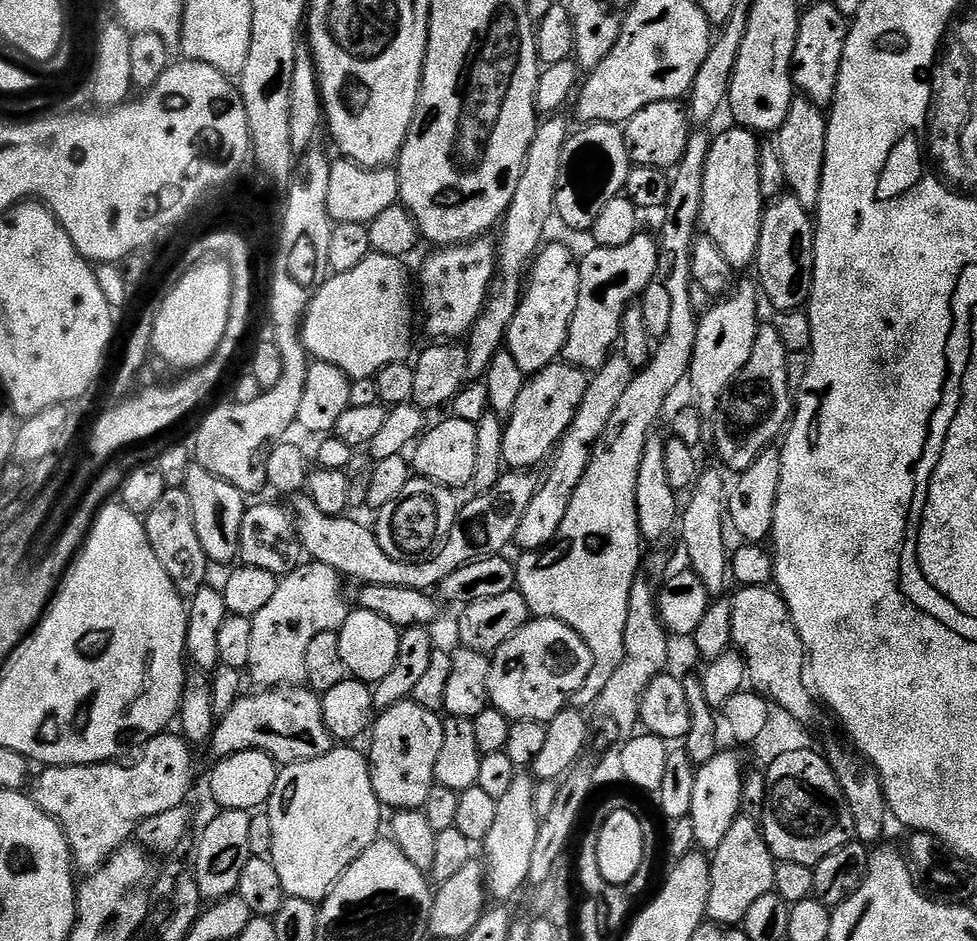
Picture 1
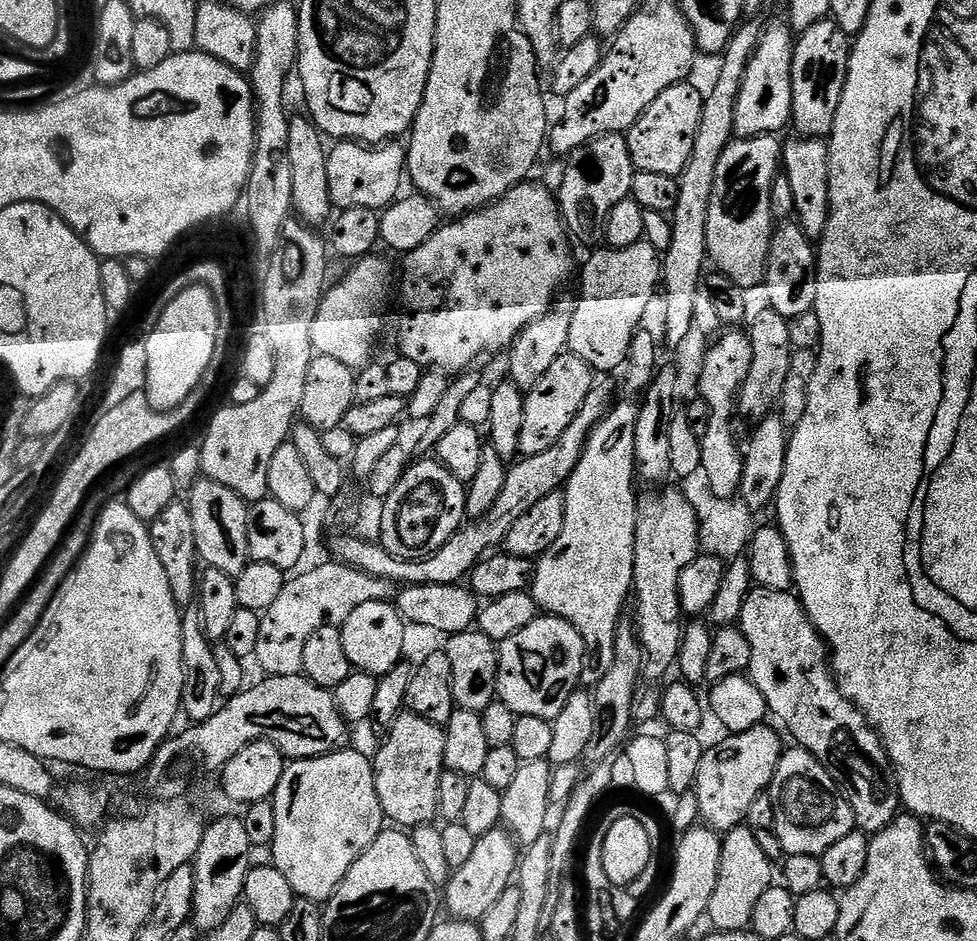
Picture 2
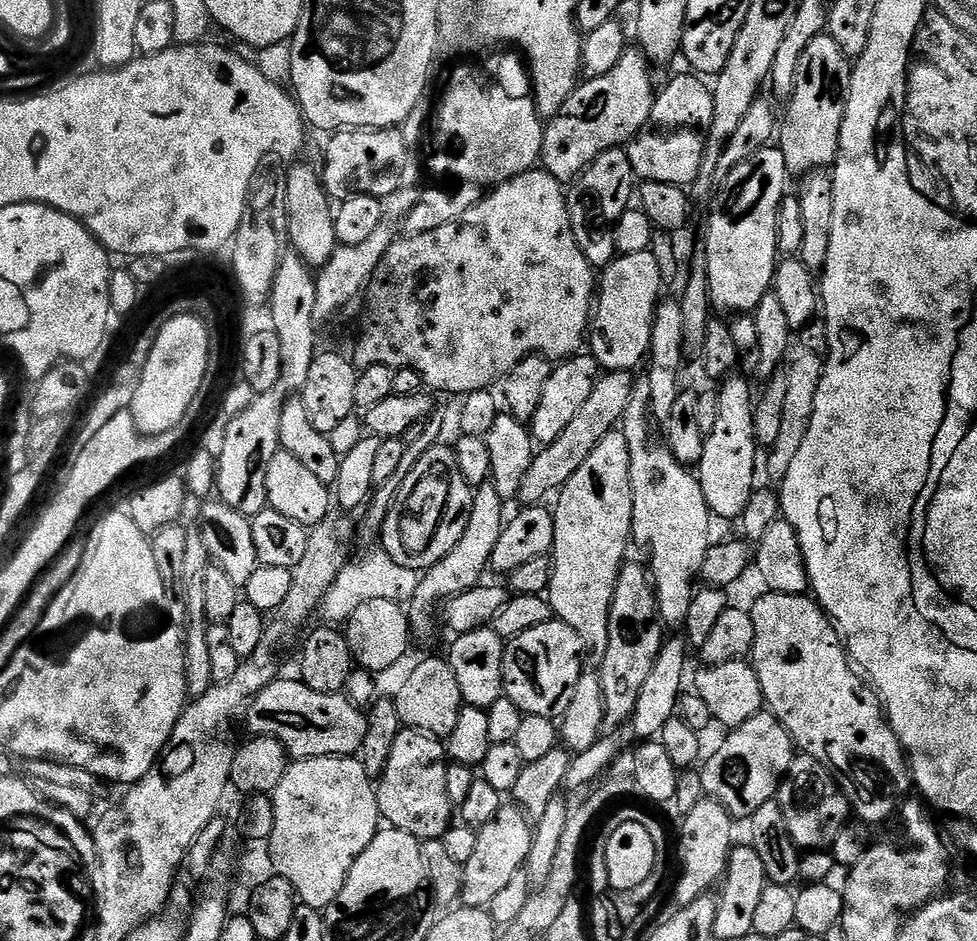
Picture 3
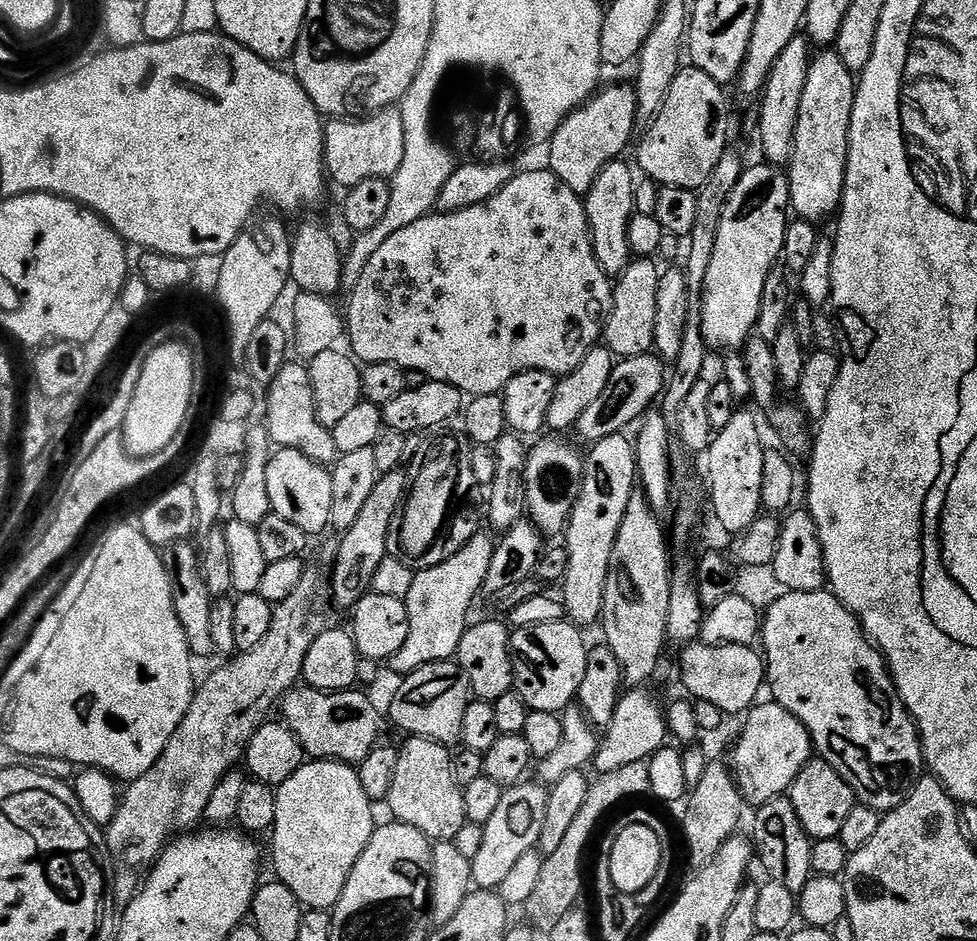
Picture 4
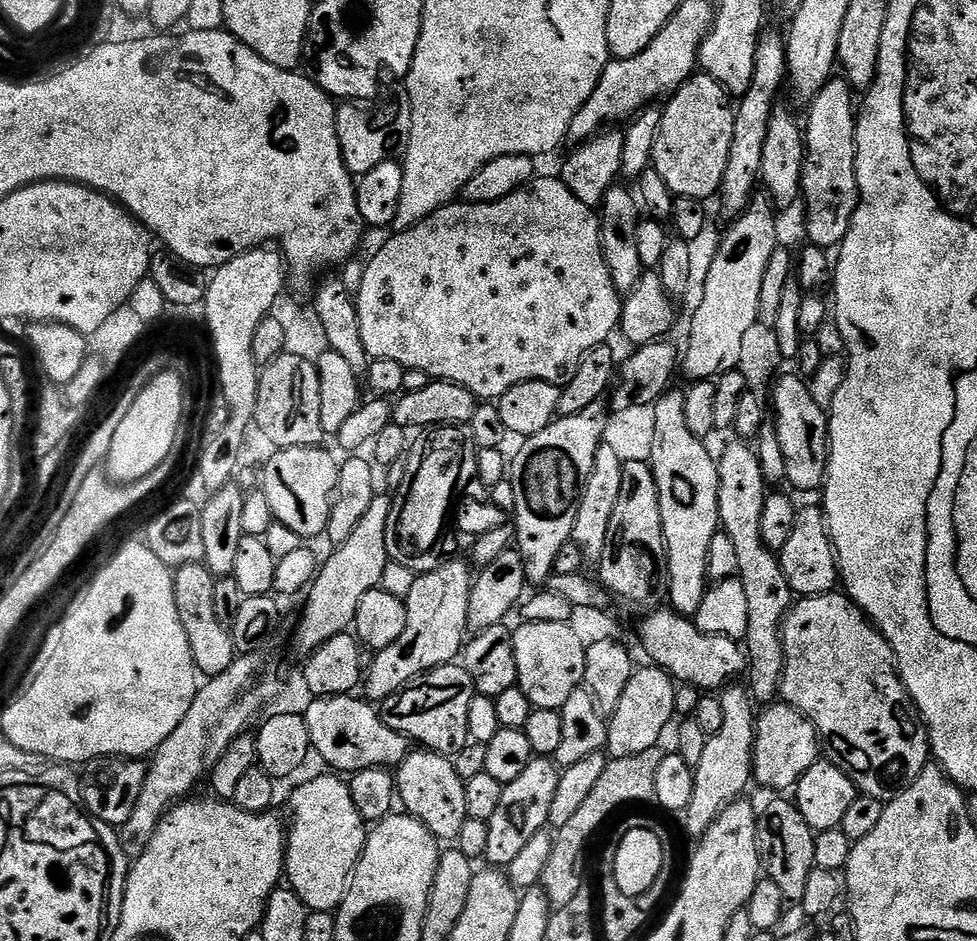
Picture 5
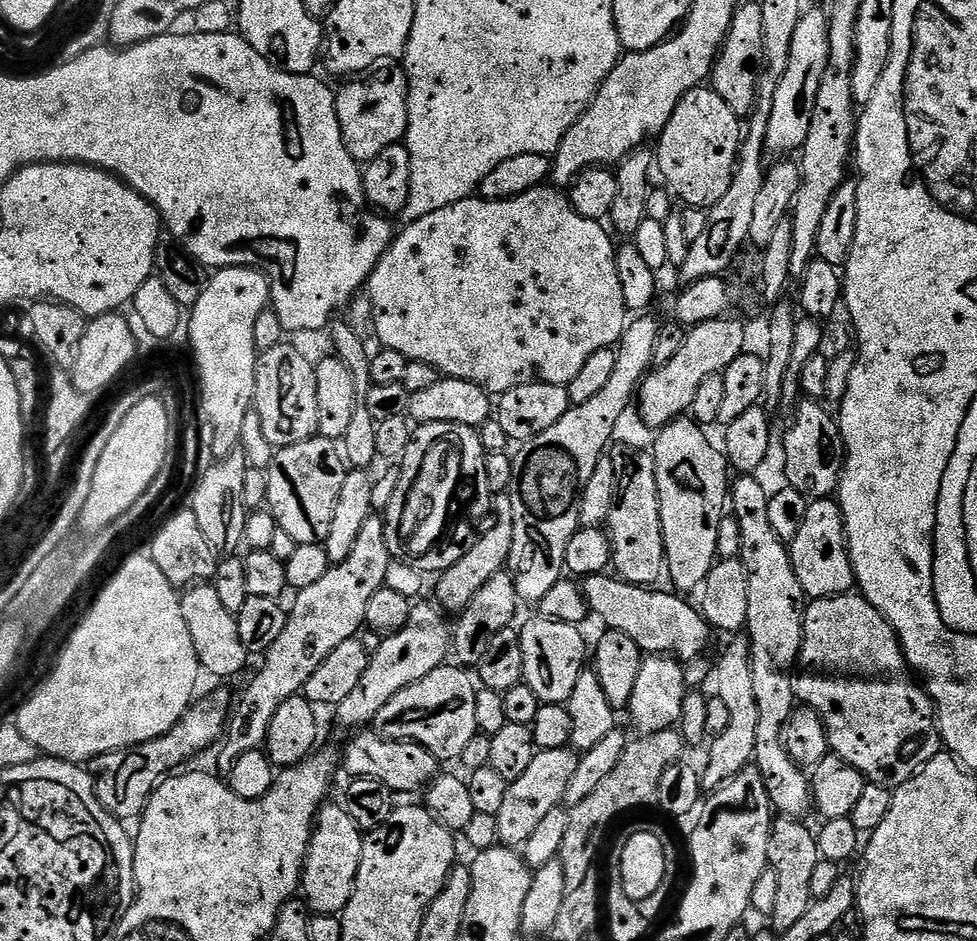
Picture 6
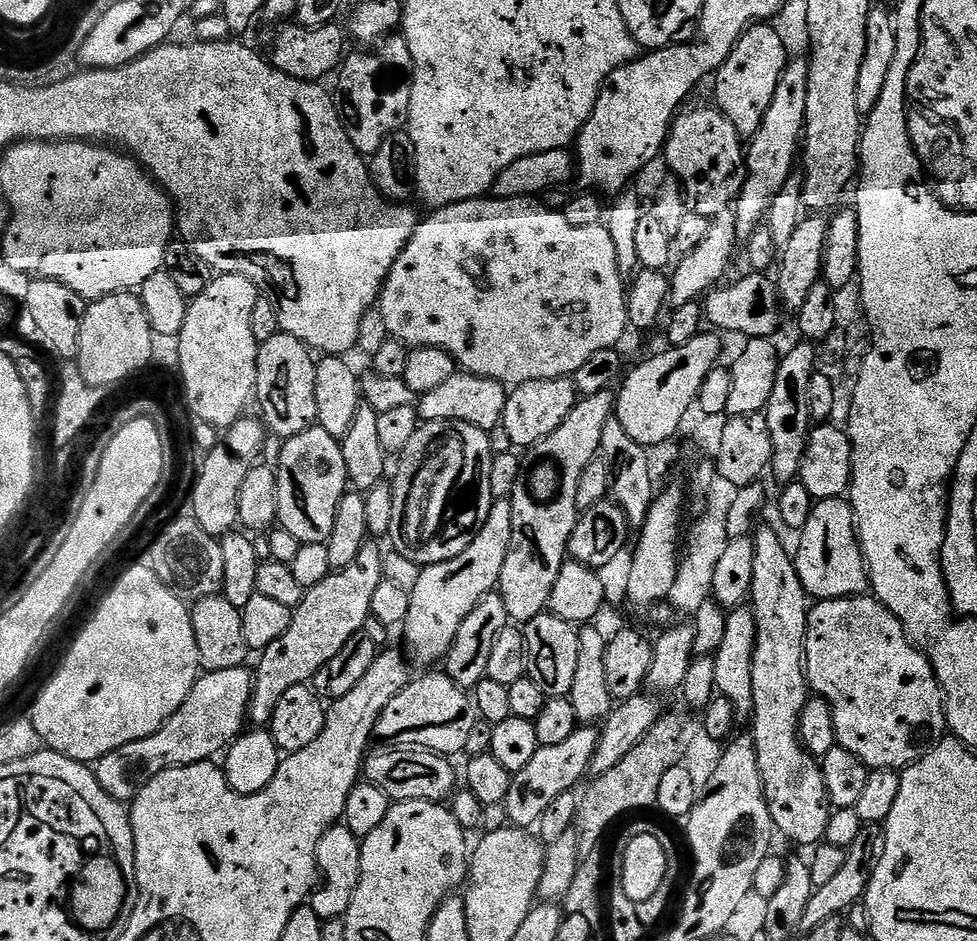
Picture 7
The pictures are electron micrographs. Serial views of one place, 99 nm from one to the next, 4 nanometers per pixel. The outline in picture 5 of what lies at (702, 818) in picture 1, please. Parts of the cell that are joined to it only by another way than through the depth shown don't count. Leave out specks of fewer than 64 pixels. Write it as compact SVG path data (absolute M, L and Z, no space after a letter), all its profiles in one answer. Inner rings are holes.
M772 702L759 713L756 722L756 745L752 751L752 775L755 783L764 788L773 788L774 793L784 794L788 788L795 789L796 784L814 766L822 756L820 735L810 718L790 704Z

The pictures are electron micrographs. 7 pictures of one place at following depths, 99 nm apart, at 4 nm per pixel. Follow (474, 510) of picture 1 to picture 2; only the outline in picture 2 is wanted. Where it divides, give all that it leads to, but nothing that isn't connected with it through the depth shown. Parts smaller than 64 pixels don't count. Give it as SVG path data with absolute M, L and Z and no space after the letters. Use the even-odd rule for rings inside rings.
M600 378L593 383L590 394L586 394L586 402L582 402L582 410L578 410L578 418L574 418L574 422L570 422L570 426L566 426L566 434L562 434L562 438L558 438L558 442L554 442L554 446L550 446L550 450L542 450L542 454L517 459L509 467L506 482L491 510L484 513L483 516L465 523L460 531L455 532L450 538L450 542L446 542L446 546L442 546L434 554L427 556L425 560L403 560L390 554L383 544L375 539L372 539L373 541L363 540L362 537L356 536L357 534L334 535L336 537L332 540L331 559L335 563L357 568L371 576L391 580L396 586L409 584L442 586L443 584L461 583L484 559L485 555L495 549L492 547L499 547L503 543L506 534L514 526L514 522L518 522L518 519L522 518L531 506L544 498L546 494L561 491L567 485L568 479L571 478L572 472L582 458L588 435L603 422L606 414L614 407L612 388L604 380L607 379Z

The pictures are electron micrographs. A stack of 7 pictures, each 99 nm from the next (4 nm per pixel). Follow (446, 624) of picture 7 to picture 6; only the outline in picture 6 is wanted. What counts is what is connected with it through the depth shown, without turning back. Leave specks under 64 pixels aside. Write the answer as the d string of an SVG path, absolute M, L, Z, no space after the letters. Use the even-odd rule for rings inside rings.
M500 494L494 500L494 516L496 512L496 521L492 528L488 528L479 533L472 545L468 547L468 552L454 566L450 566L446 571L439 573L436 584L436 596L441 609L447 610L452 614L463 612L464 607L471 602L474 594L494 578L508 563L510 546L514 546L514 506L512 505L511 495Z

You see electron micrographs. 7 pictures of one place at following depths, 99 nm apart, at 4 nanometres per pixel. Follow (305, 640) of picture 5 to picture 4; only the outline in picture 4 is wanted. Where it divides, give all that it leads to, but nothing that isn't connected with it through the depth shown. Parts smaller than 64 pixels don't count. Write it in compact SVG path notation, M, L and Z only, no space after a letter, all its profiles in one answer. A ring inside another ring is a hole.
M401 469L383 473L377 480L370 499L362 505L354 526L339 537L336 548L336 565L332 571L333 605L345 610L356 607L357 602L371 589L378 566L388 555L388 535L394 514L400 511L407 491L407 473Z

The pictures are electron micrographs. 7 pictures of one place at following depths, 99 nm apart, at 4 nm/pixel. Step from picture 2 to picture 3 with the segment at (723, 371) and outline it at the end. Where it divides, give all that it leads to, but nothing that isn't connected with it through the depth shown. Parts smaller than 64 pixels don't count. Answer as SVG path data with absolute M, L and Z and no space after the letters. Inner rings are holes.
M732 374L720 384L722 386L720 392L718 391L716 401L716 421L704 437L704 449L698 465L698 479L702 486L702 494L708 503L708 509L711 510L713 517L720 518L722 516L726 520L730 520L734 516L735 518L742 517L751 500L752 493L758 488L758 482L756 482L758 445L754 434L754 418L752 417L754 395L752 396L752 388L748 385L748 380L747 375Z

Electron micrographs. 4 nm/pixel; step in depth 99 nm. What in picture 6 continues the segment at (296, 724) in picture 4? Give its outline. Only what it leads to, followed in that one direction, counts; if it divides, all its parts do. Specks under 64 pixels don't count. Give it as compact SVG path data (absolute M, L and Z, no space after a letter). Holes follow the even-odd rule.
M360 730L353 736L356 737L349 742L344 756L342 752L342 768L343 771L345 768L349 772L349 777L358 780L374 778L386 785L392 793L400 794L400 792L416 792L419 788L420 791L427 789L441 771L441 761L420 744L402 740L386 740L372 730Z

